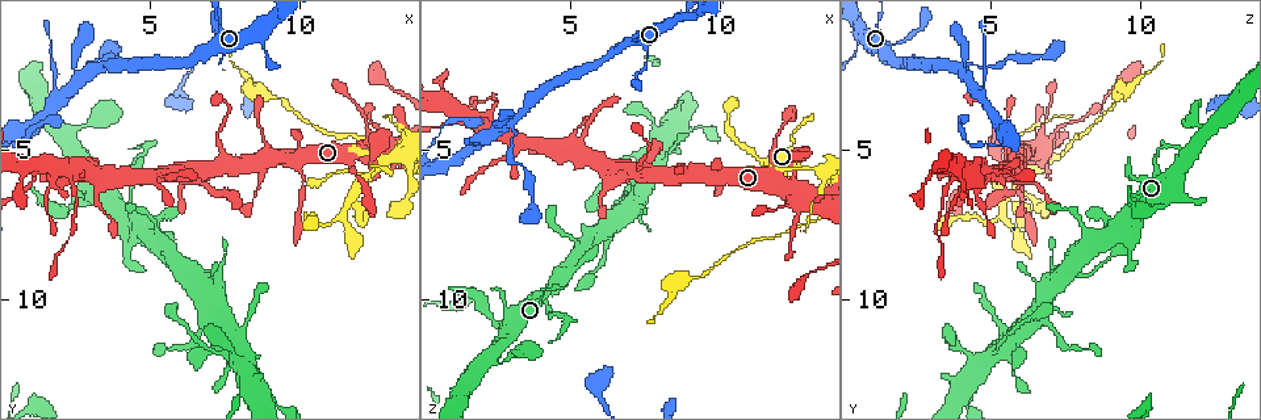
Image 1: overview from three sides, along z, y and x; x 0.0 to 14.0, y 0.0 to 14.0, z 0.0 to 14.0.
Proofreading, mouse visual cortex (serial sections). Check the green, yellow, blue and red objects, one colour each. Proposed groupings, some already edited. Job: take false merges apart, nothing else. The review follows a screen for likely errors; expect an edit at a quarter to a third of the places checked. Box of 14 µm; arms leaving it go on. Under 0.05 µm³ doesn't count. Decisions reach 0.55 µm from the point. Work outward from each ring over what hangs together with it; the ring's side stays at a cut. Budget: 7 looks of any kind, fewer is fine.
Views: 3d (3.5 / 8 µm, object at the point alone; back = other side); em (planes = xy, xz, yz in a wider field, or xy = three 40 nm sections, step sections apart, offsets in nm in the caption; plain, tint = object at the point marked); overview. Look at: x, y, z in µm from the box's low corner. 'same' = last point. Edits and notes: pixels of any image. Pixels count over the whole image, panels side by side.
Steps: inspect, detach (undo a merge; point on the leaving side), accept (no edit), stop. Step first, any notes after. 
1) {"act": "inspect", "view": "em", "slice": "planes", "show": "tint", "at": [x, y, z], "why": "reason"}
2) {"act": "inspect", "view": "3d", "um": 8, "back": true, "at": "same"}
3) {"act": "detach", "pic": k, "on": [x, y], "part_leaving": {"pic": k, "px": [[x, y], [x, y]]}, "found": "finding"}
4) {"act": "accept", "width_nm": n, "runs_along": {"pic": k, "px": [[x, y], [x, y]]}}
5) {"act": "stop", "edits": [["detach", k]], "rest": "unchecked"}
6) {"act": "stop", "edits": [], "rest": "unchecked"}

{"act": "inspect", "view": "3d", "um": 3.5, "at": [13.3, 5.2, 5.7], "why": "sharp bend"}

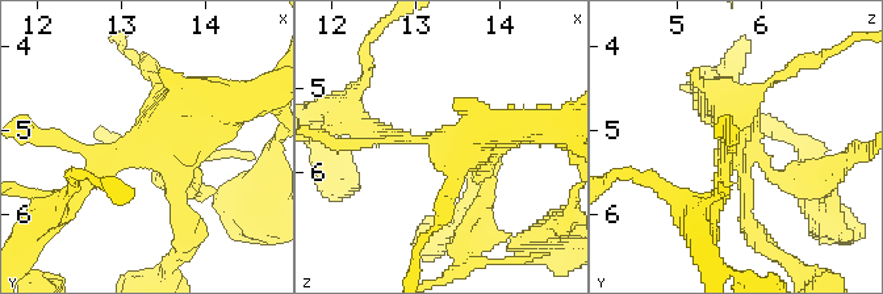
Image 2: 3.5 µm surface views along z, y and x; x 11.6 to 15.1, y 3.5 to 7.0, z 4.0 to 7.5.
{"act": "accept", "runs_along": {"pic": 2, "px": [[369, 133], [475, 147], [484, 180]]}, "found": "all the same cell"}

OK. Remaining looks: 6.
{"act": "inspect", "view": "3d", "um": 3.5, "at": [9.8, 5.3, 5.8], "why": "side arm on a straight run"}

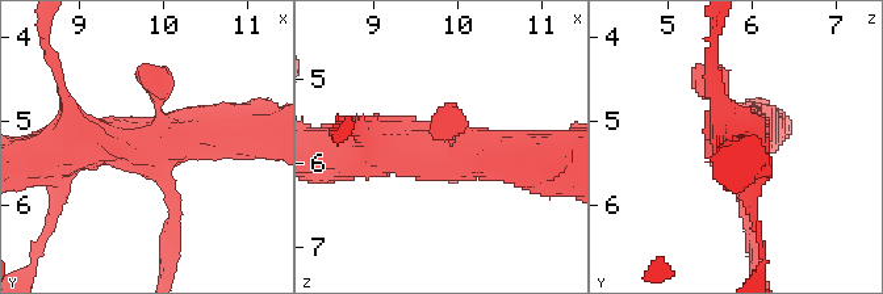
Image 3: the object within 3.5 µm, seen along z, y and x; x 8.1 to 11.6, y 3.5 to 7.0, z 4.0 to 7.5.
{"act": "inspect", "view": "em", "slice": "xy", "step": 3, "show": "tint", "at": [9.95, 5.30, 5.80]}

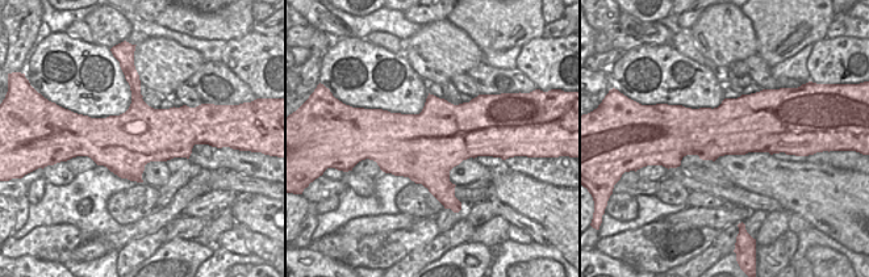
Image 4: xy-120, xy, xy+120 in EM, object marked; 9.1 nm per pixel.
{"act": "accept", "runs_along": {"pic": 3, "px": [[241, 130], [63, 147]]}, "found": "continuous, no second cell"}

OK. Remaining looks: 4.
{"act": "inspect", "view": "3d", "um": 3.5, "at": [7.3, 5.0, 5.7], "why": "sudden change in width"}

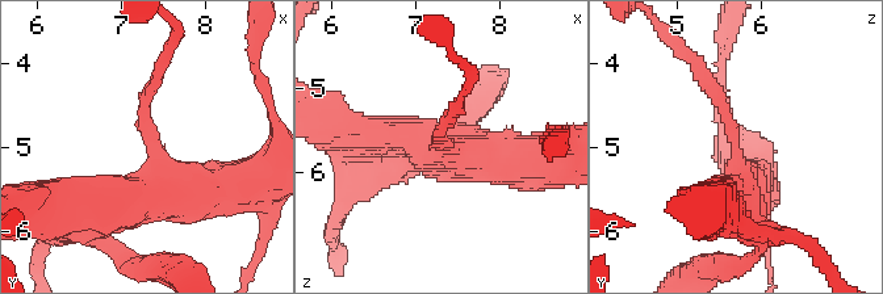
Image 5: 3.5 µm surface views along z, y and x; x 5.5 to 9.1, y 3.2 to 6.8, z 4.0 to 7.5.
{"act": "inspect", "view": "em", "slice": "xy", "step": 3, "show": "plain", "at": [7.40, 5.00, 5.70], "arm_widths_nm": [150, 600], "why": "now the EM"}

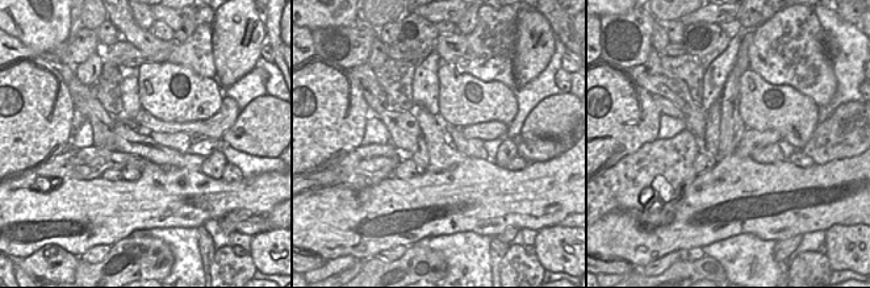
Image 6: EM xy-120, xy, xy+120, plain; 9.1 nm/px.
{"act": "inspect", "view": "em", "slice": "xy", "step": 3, "show": "tint", "at": "same", "why": "where the object lies"}

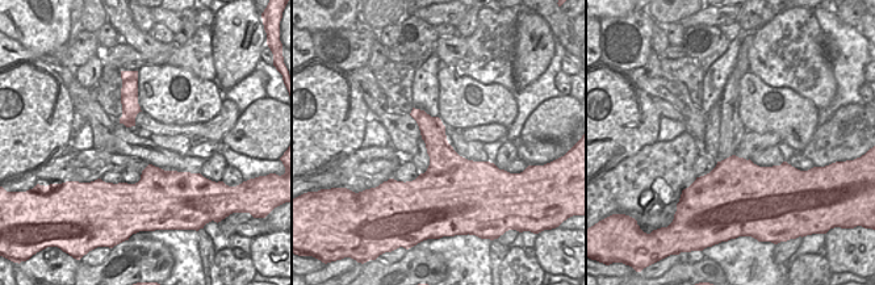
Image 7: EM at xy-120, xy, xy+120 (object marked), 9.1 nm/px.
{"act": "accept", "runs_along": {"pic": 5, "px": [[745, 188], [736, 139], [702, 71]]}, "found": "one cell here"}

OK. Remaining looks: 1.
{"act": "stop", "edits": [], "rest": "unchecked"}

